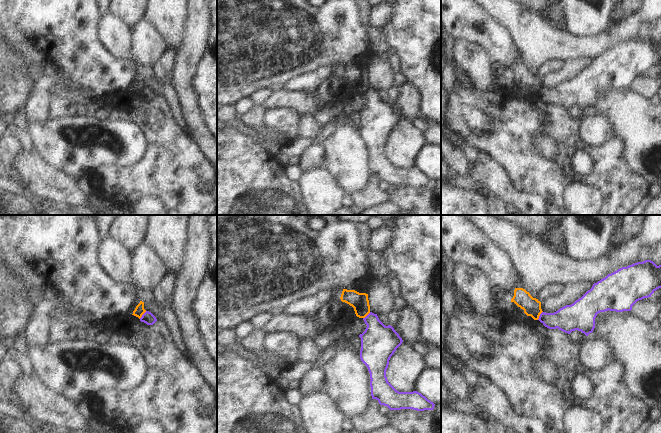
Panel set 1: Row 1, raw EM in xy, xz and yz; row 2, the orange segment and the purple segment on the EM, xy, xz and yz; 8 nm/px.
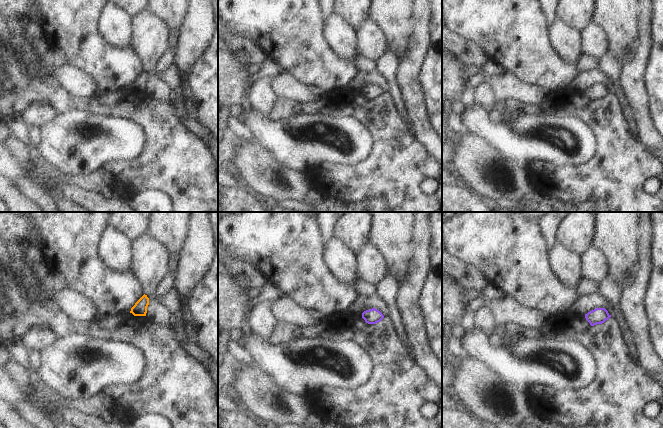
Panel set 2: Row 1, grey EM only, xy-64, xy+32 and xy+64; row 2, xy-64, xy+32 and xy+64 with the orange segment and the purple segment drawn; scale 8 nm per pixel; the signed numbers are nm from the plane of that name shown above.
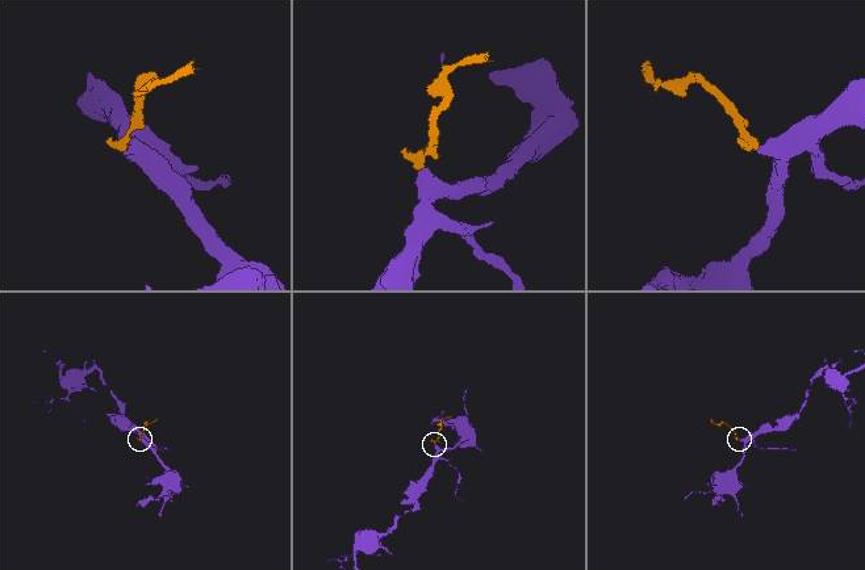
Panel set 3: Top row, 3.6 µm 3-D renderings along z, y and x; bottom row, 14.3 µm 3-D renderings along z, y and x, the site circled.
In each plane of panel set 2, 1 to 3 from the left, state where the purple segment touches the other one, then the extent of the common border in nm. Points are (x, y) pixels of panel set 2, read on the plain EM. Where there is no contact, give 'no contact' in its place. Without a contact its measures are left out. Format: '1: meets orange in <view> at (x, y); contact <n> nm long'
1: no contact
2: no contact
3: no contact

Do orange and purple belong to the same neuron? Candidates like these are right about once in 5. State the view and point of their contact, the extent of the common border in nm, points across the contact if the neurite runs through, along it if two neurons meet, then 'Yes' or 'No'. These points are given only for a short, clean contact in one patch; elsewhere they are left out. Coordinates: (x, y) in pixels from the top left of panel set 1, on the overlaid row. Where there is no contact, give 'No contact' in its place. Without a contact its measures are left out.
Touches orange at yz (539, 315). Shared border 80 nm. Boundary: yz (542, 311), (537, 319). No

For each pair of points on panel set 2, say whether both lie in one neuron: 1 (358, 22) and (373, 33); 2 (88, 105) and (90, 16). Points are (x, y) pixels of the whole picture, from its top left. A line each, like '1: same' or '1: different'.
1: different
2: different

